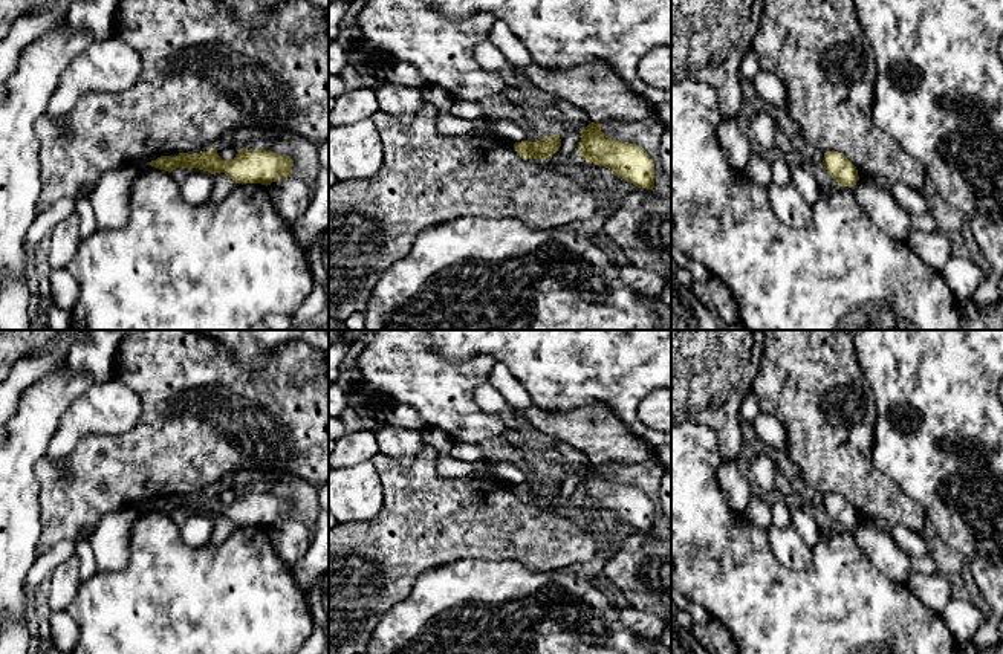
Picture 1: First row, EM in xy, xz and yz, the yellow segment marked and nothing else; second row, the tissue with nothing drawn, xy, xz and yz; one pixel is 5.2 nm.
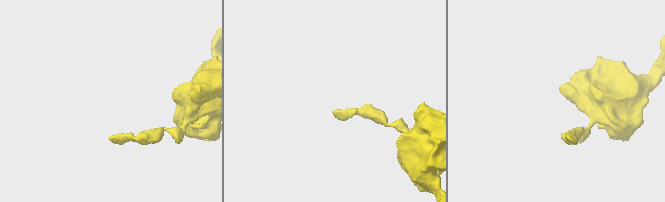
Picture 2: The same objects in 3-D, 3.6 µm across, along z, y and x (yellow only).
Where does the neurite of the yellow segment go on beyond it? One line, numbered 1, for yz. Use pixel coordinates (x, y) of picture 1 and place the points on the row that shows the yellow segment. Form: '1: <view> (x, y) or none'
1: none

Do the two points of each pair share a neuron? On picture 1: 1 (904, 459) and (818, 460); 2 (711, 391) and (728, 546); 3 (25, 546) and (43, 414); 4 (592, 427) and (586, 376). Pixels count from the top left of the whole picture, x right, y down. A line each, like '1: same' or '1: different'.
1: different
2: different
3: same
4: different

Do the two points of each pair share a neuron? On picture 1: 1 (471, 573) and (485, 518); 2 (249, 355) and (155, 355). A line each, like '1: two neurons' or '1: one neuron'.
1: two neurons
2: two neurons

